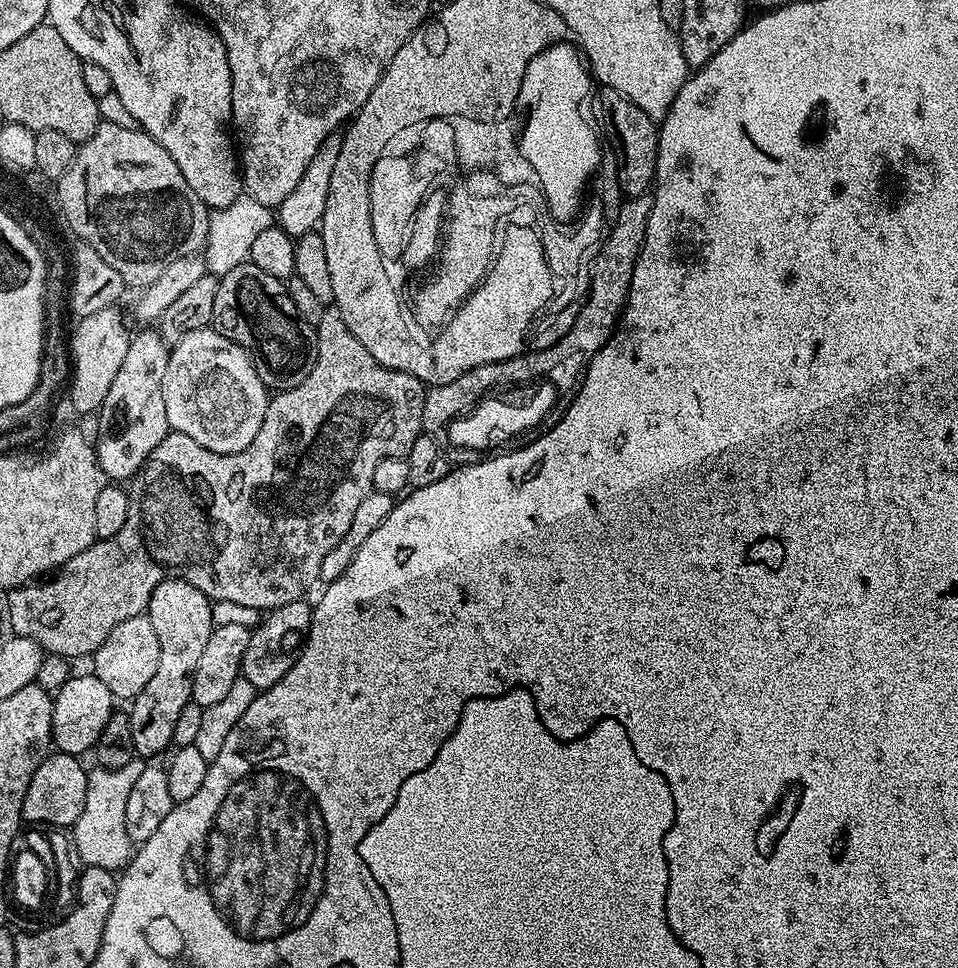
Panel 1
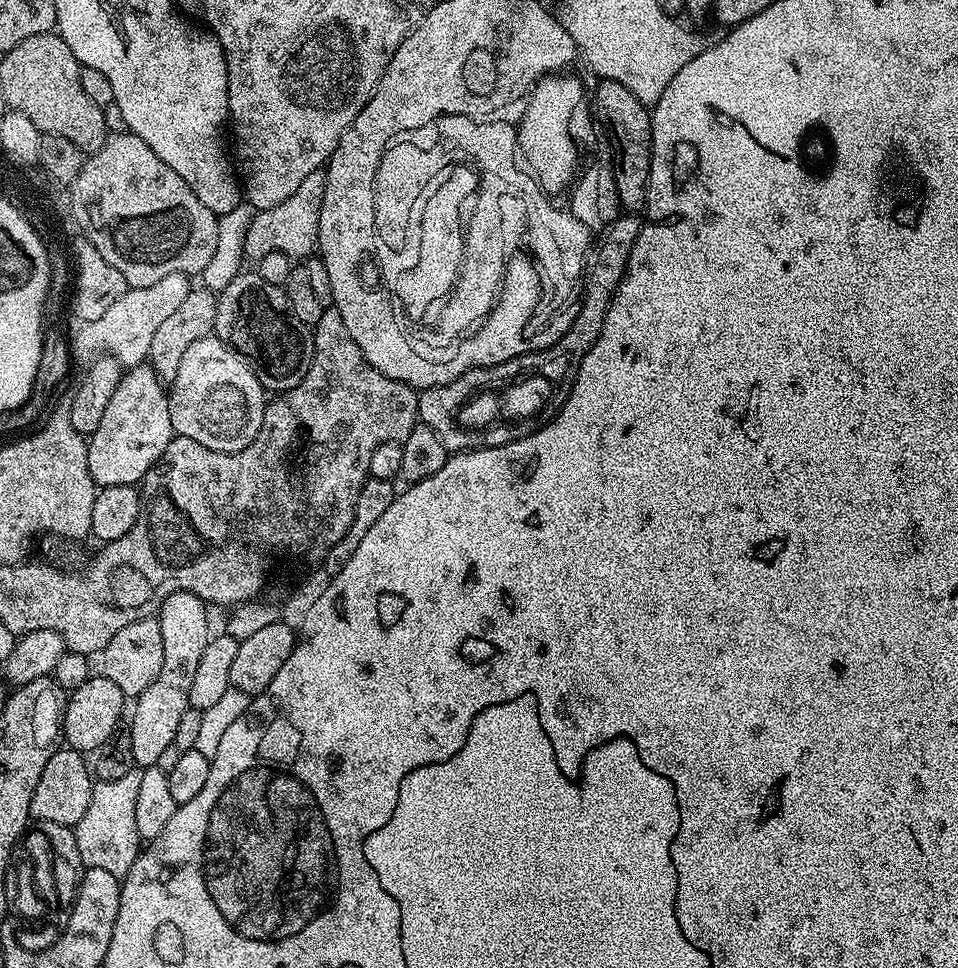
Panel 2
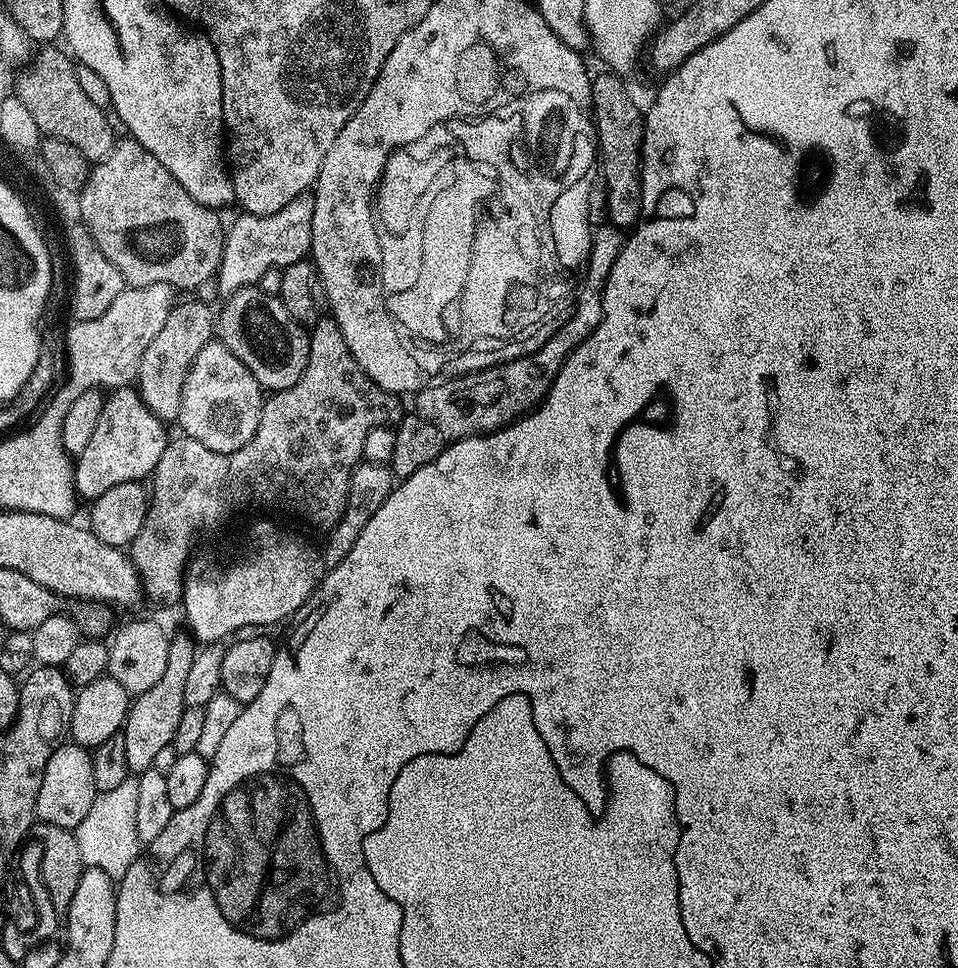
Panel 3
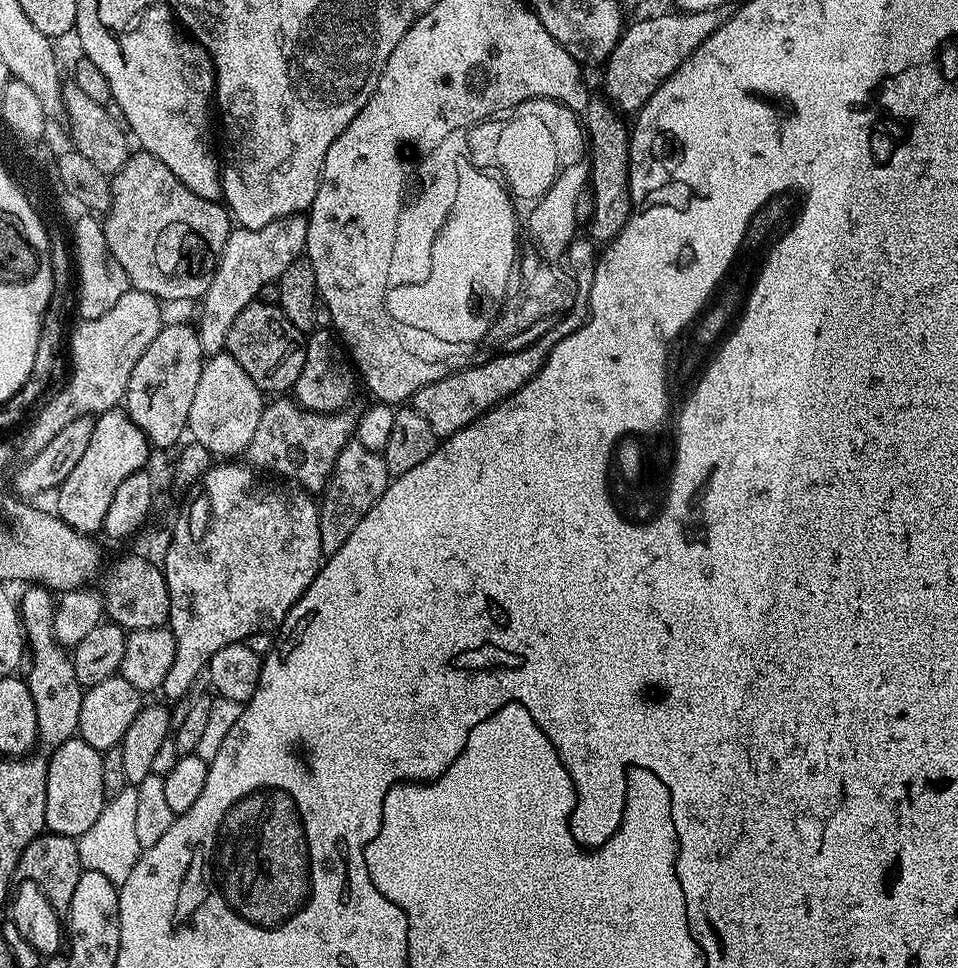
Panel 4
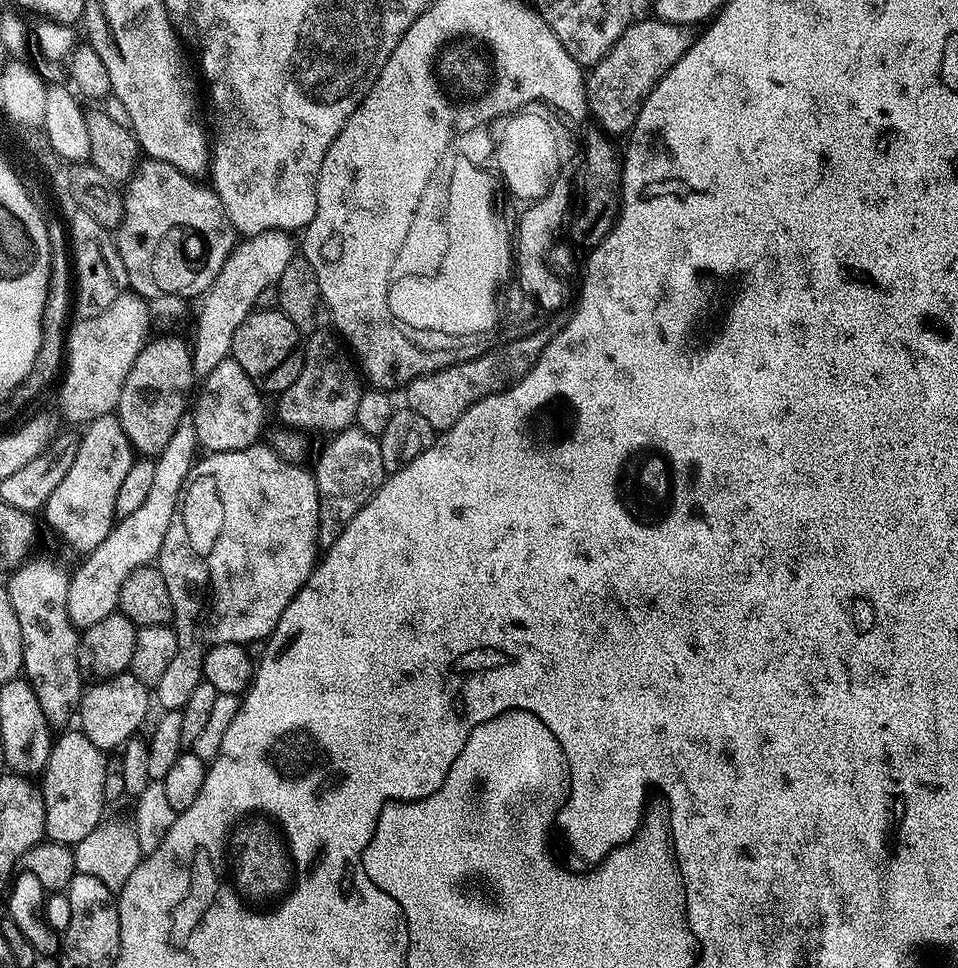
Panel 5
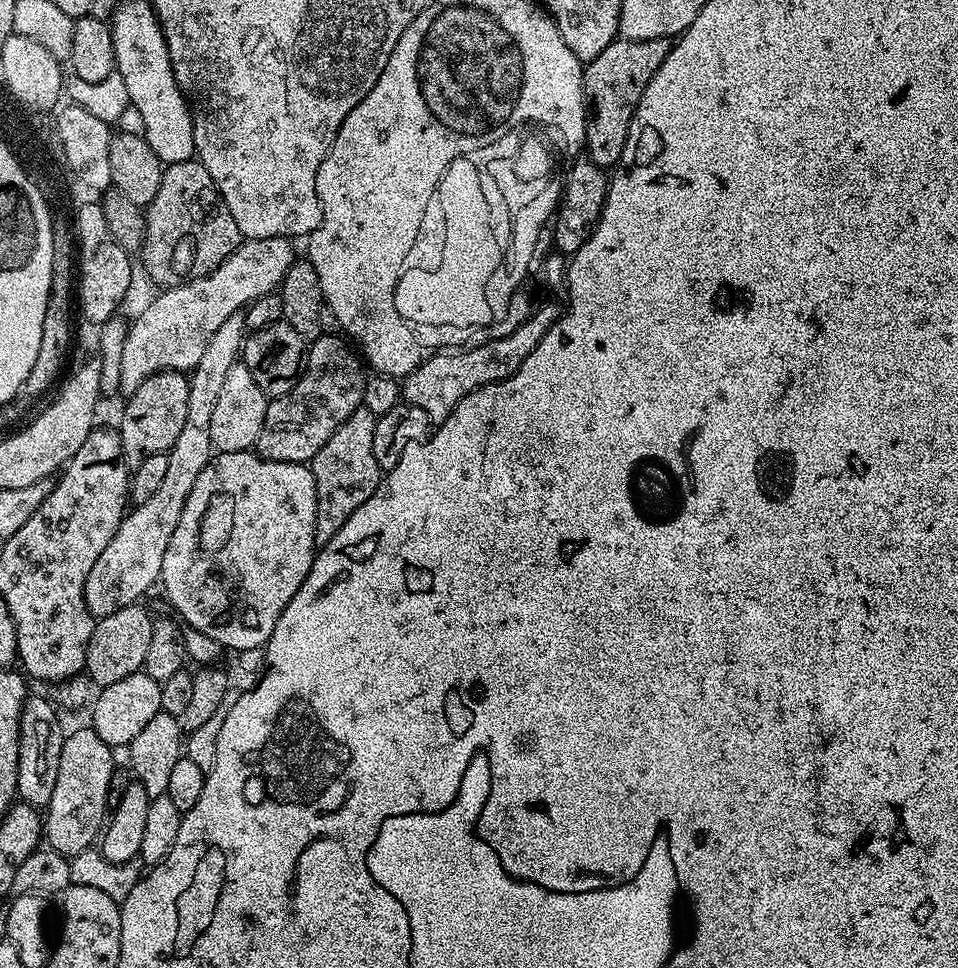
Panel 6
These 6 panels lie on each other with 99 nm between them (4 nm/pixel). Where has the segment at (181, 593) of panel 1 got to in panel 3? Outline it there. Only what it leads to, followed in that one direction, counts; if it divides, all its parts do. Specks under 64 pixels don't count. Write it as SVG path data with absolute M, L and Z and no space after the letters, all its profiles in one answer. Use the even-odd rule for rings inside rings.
M183 635L171 637L166 654L166 670L162 674L162 679L129 703L128 716L124 719L122 731L126 742L126 762L133 773L139 774L153 767L157 763L156 759L164 751L169 751L174 730L184 713L183 694L186 689L186 678L189 677L190 666L194 663L198 648L191 635Z

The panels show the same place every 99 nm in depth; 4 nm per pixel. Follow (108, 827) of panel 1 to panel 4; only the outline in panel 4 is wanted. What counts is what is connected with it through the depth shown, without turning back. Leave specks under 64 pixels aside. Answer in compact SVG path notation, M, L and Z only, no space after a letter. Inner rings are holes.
M132 786L123 788L118 795L105 803L102 814L98 814L98 820L76 840L83 871L103 874L117 886L124 884L126 878L130 878L130 870L134 870L142 851L138 833L134 830L137 807L138 794Z

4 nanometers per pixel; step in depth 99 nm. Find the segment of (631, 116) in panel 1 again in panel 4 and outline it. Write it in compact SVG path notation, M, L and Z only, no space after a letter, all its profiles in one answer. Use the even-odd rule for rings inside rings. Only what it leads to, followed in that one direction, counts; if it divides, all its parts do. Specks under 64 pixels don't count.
M593 95L582 108L582 128L586 133L586 163L589 168L590 215L586 235L603 246L614 239L632 217L630 190L630 135L625 117L608 103L603 95ZM600 144L604 144L604 164L600 164Z

